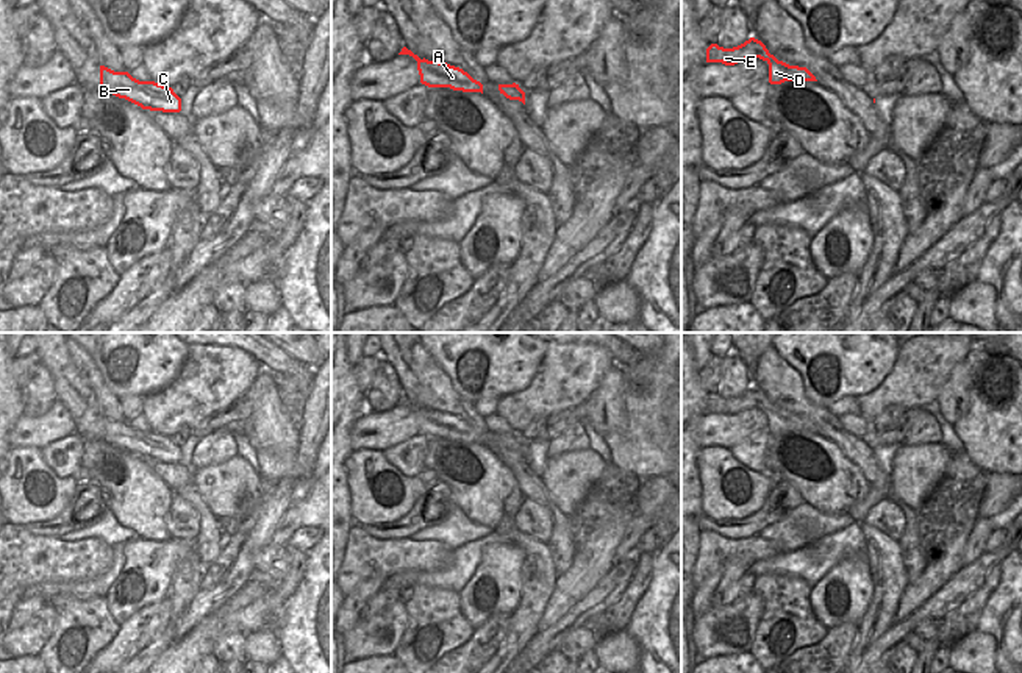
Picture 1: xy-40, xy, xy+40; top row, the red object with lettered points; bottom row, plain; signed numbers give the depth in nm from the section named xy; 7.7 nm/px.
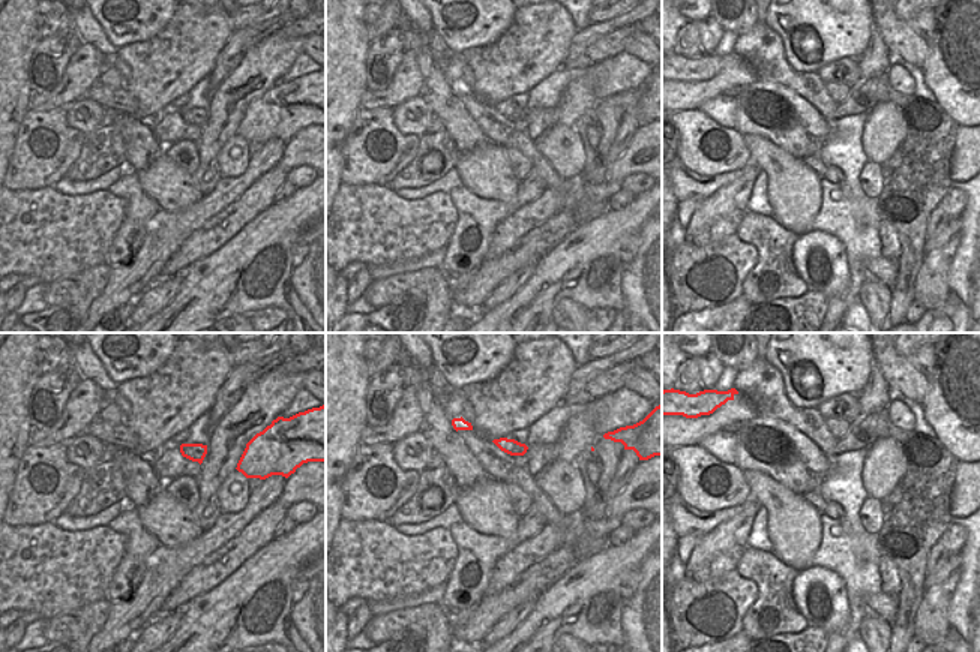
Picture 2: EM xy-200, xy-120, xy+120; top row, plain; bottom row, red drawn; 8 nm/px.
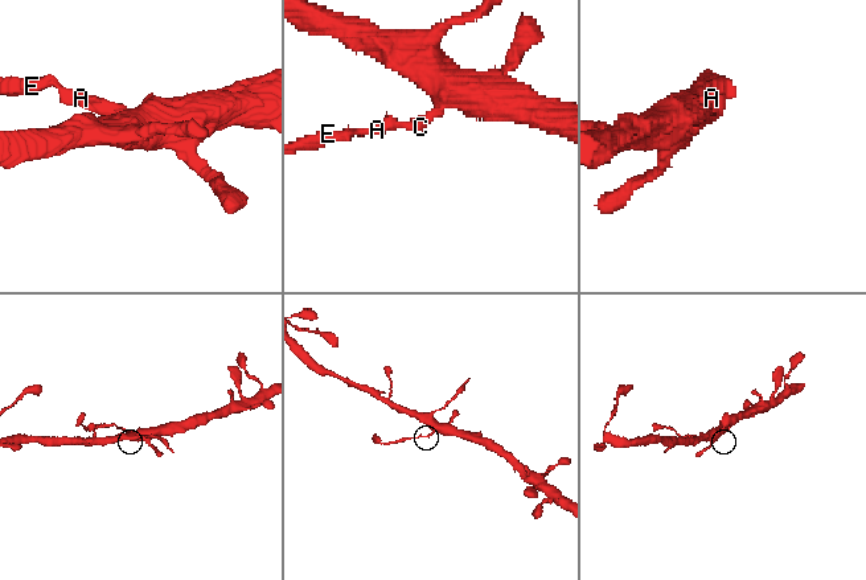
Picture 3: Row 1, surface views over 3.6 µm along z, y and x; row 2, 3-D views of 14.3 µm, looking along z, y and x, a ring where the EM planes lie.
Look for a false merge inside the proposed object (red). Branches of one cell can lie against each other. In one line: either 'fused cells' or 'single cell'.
fused cells

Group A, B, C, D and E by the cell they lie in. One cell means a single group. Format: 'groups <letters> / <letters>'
groups A B C D / E

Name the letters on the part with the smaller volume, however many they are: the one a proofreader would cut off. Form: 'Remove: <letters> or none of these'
Remove: E

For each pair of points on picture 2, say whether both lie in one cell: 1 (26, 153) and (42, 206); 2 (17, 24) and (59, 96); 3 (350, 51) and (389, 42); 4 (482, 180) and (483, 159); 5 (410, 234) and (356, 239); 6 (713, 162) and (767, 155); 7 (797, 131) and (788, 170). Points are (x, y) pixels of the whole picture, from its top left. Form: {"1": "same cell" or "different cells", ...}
{"1": "different cells", "2": "different cells", "3": "different cells", "4": "same cell", "5": "same cell", "6": "different cells", "7": "different cells"}

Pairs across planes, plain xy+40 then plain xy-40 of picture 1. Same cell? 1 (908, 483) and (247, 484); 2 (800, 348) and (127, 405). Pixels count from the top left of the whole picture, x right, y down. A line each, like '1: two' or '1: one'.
1: one
2: two

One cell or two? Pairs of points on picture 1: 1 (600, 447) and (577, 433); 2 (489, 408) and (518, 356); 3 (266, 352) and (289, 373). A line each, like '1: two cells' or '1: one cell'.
1: two cells
2: two cells
3: one cell

